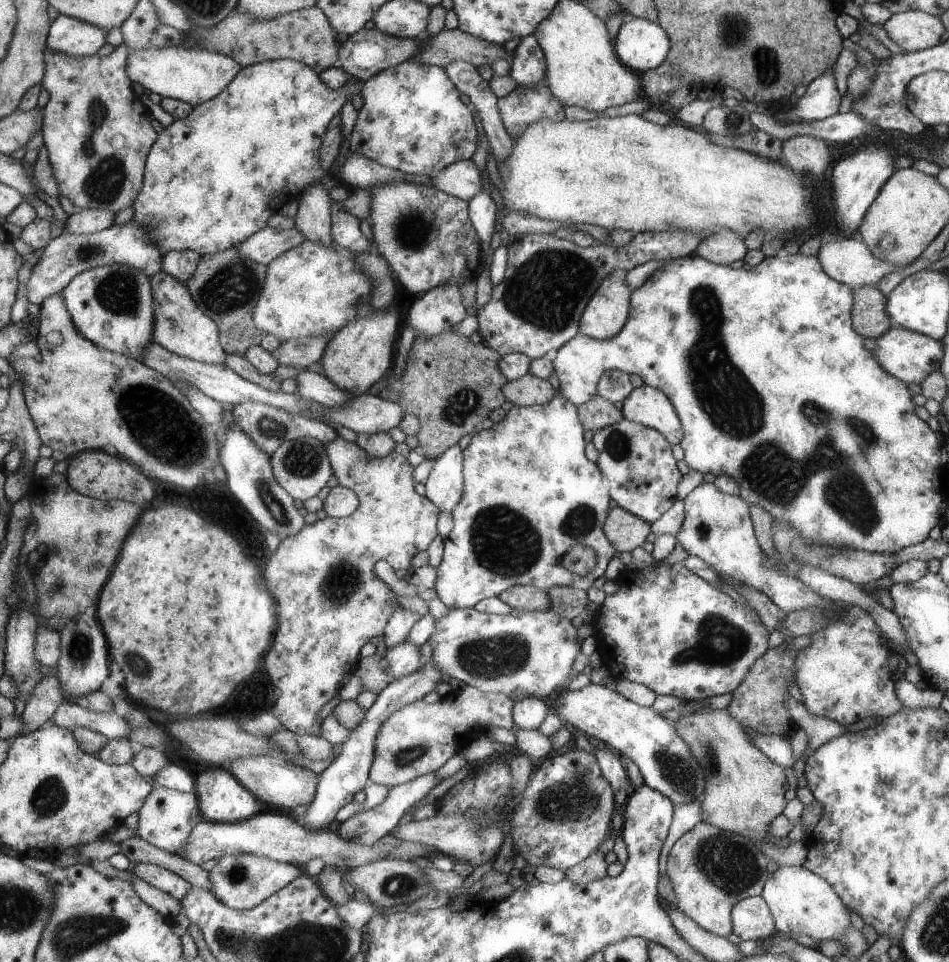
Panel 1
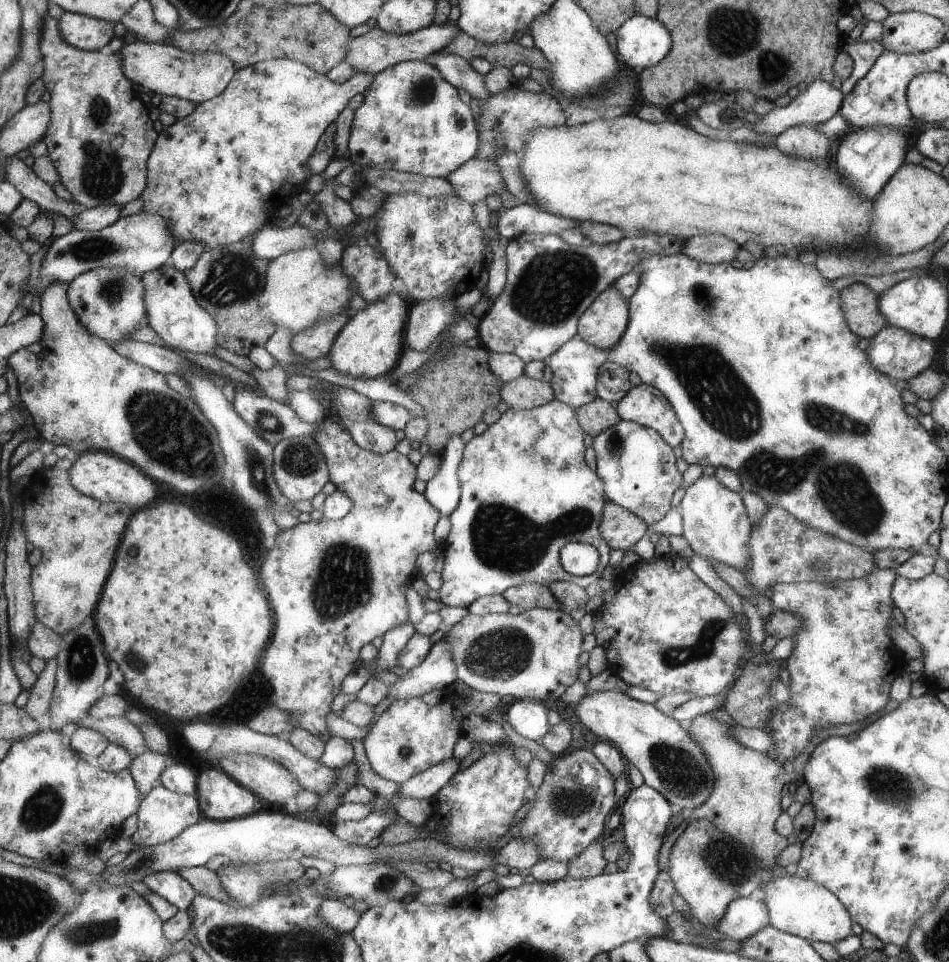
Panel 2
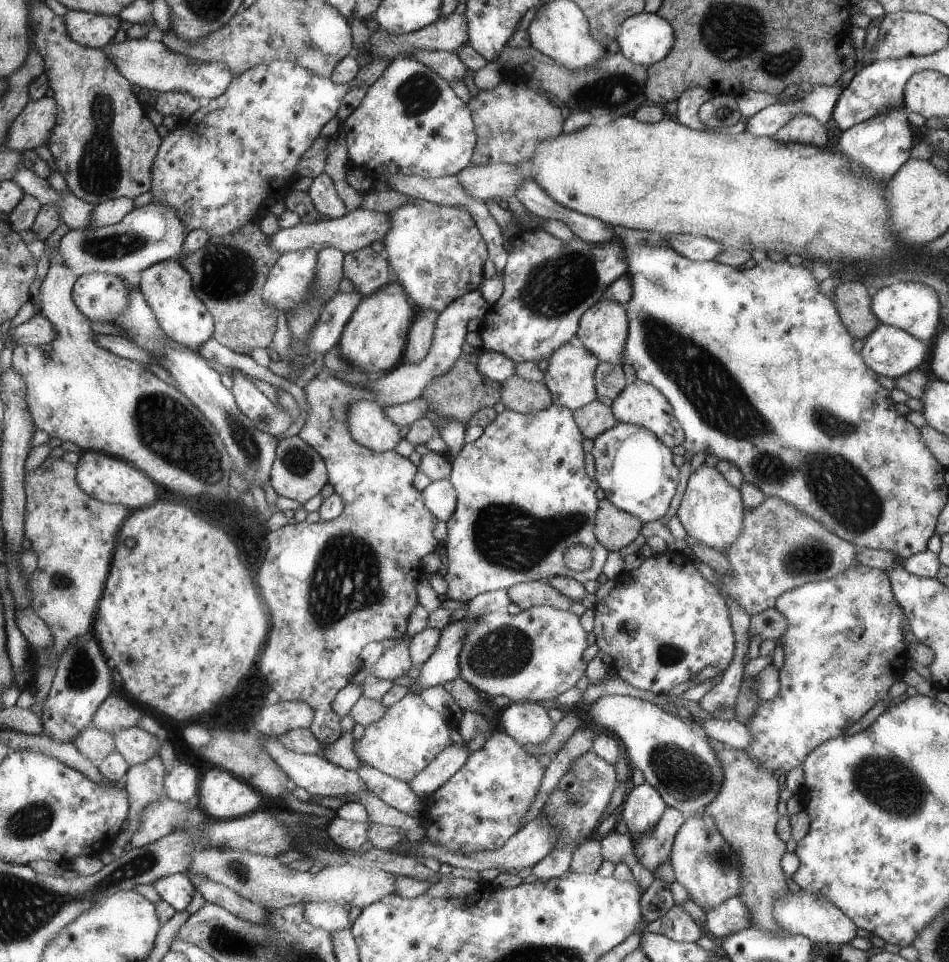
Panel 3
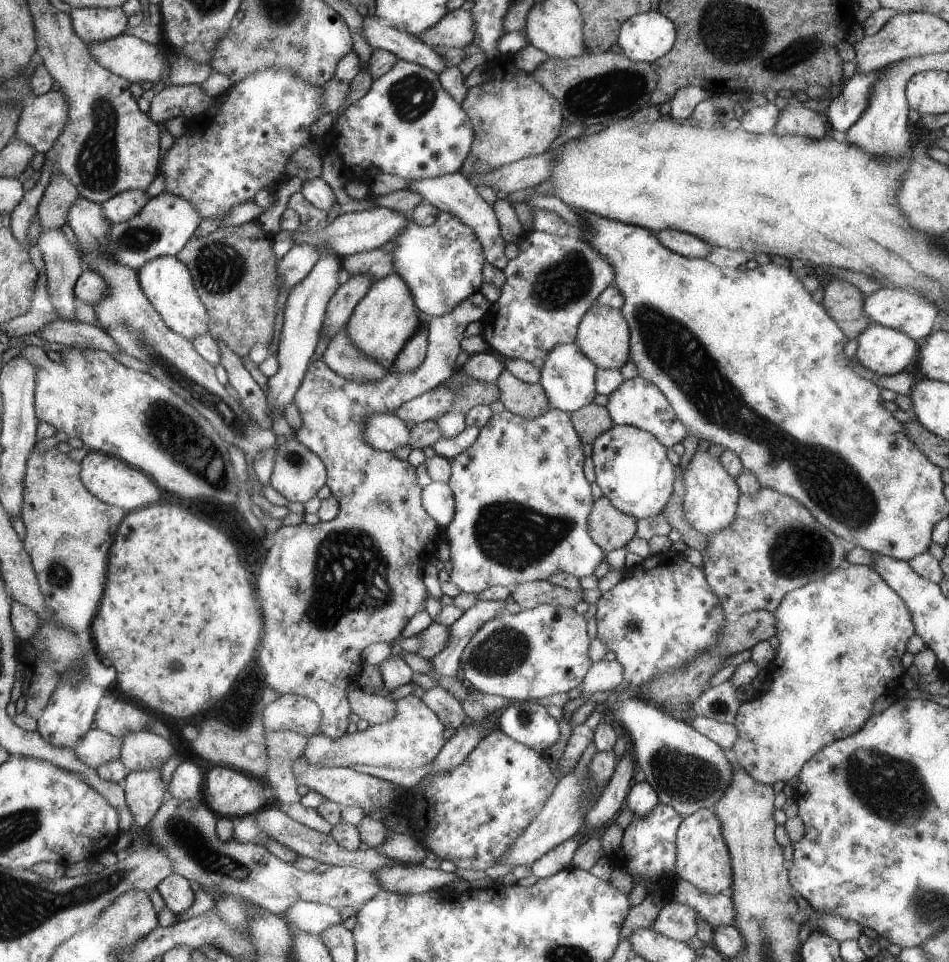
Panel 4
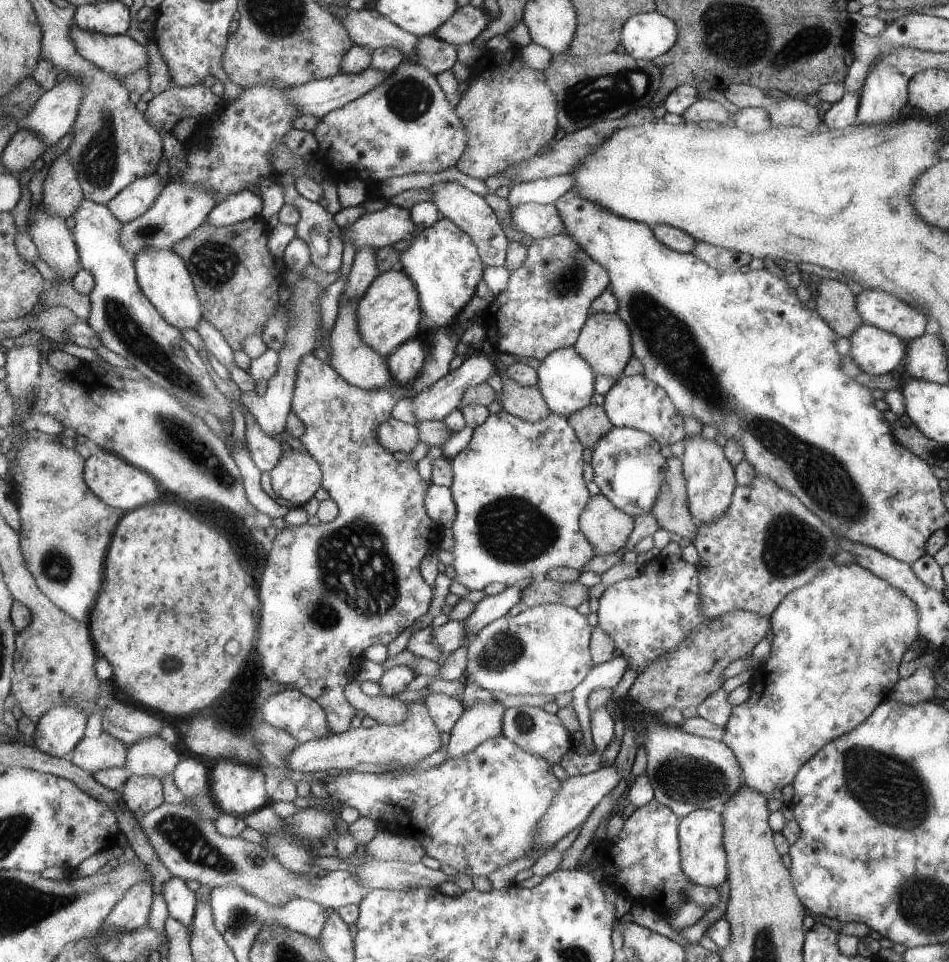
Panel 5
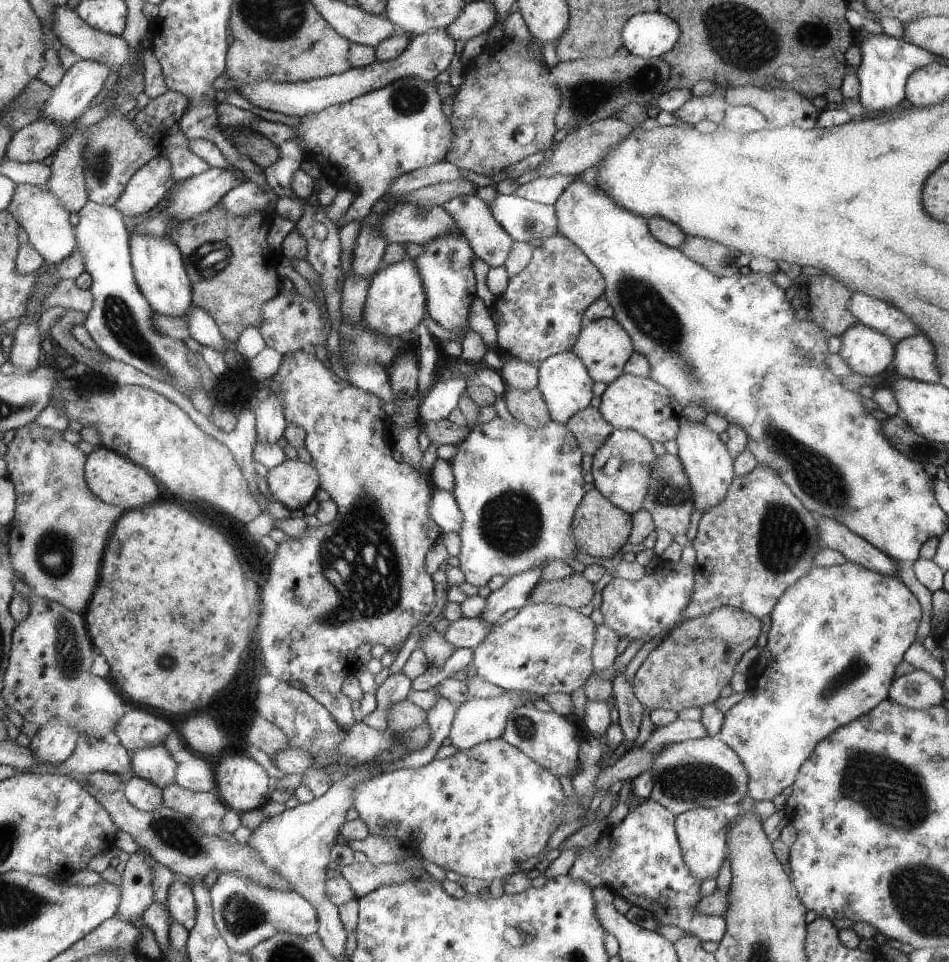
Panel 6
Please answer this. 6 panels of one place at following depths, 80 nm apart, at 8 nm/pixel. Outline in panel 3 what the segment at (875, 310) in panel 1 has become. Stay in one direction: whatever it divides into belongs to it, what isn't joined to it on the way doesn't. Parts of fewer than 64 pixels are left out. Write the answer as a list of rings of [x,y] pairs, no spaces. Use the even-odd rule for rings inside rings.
[[[841,282],[829,294],[838,308],[839,319],[854,340],[869,336],[882,324],[871,311],[873,298],[860,282]]]

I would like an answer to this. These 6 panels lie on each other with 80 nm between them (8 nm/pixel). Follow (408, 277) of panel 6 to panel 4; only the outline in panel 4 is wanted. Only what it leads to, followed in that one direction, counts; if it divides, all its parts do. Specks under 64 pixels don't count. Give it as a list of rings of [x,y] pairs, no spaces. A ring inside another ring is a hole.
[[[397,273],[391,274],[379,280],[377,284],[373,284],[369,293],[361,300],[346,327],[347,334],[365,356],[392,369],[395,360],[399,357],[399,352],[423,326],[419,320],[419,314],[420,310],[409,284]]]

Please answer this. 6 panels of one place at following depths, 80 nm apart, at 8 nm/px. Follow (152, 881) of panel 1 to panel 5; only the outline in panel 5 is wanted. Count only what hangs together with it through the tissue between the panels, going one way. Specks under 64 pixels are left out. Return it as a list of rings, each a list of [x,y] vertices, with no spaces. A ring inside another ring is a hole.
[[[180,877],[171,878],[163,886],[170,916],[179,920],[185,927],[192,926],[197,910],[197,894],[187,886],[187,882]]]

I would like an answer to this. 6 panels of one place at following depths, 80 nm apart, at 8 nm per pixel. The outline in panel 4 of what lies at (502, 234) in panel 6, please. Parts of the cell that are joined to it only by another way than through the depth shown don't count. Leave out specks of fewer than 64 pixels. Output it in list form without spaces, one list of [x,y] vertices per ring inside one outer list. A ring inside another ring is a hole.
[[[460,171],[439,178],[429,178],[424,180],[409,180],[405,189],[413,190],[415,194],[421,194],[424,202],[435,206],[438,210],[449,212],[457,218],[461,218],[461,222],[469,224],[477,236],[481,238],[483,246],[485,246],[485,255],[487,263],[497,266],[499,269],[505,270],[507,267],[507,256],[505,256],[505,244],[499,218],[493,206],[481,196],[477,188],[471,184],[465,174]]]

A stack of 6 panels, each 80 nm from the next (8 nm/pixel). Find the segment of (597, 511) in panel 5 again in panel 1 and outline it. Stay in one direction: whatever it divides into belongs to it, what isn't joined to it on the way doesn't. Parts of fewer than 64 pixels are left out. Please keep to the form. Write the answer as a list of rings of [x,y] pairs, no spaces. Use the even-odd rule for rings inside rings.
[[[612,507],[606,518],[604,530],[606,538],[618,554],[641,547],[651,530],[651,523],[644,522],[621,507]]]

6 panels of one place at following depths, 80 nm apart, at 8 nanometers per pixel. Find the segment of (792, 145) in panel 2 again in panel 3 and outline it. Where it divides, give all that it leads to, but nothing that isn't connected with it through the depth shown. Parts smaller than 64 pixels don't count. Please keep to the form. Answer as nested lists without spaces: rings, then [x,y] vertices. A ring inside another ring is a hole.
[[[797,114],[793,120],[778,130],[773,139],[783,144],[803,144],[823,148],[827,142],[827,130],[815,118]]]

